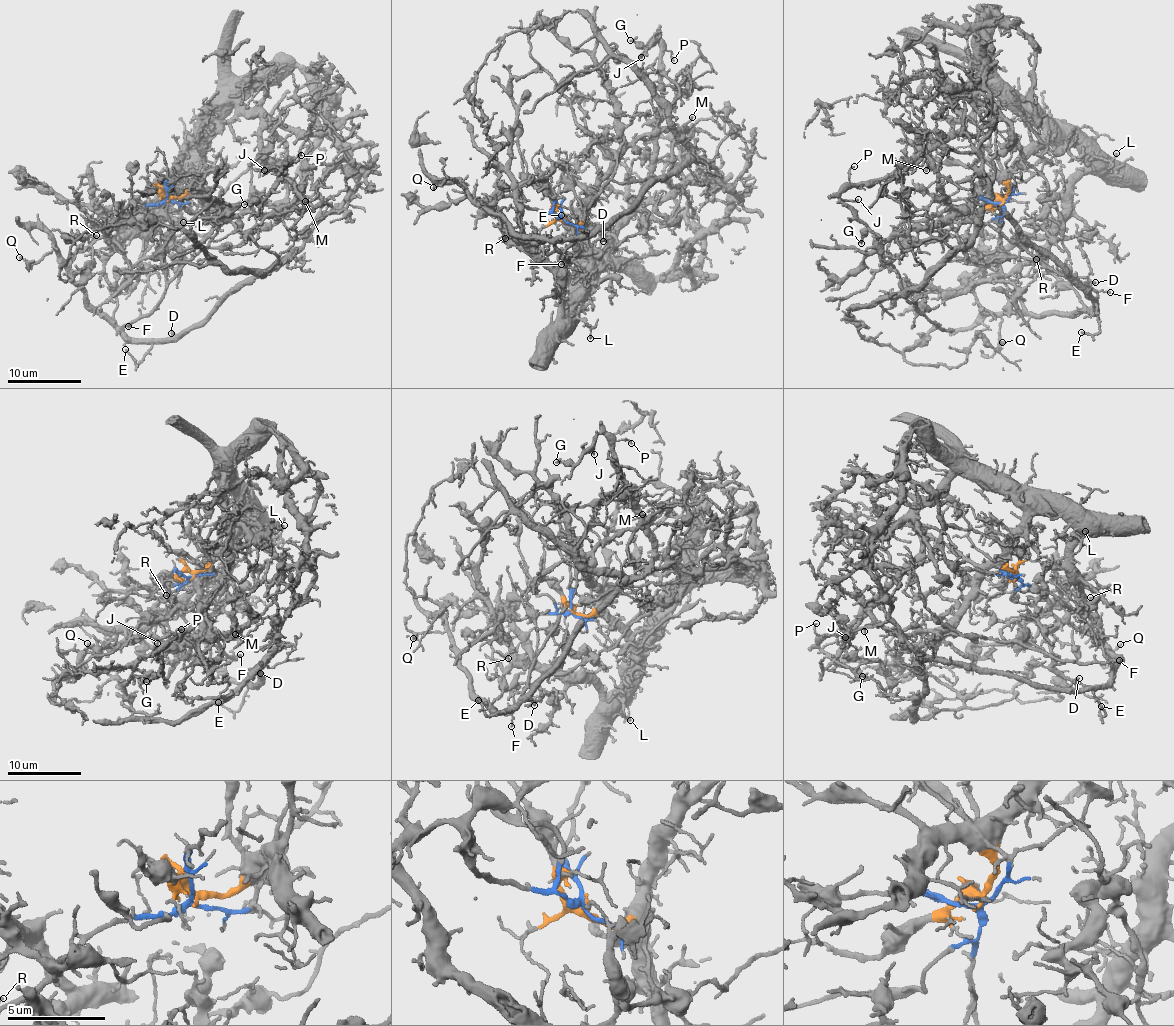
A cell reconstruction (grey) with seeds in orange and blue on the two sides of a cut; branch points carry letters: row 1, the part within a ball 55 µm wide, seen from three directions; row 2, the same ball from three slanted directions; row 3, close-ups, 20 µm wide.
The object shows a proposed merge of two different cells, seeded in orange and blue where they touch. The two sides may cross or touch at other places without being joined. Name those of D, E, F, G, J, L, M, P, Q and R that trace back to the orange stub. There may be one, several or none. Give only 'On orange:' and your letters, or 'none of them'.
On orange: G, J, L, M, P

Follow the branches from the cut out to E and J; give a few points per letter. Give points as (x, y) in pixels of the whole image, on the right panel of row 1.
E: (1002, 202), (998, 264), (1009, 288), (1024, 308), (1038, 314), (1093, 310), (1097, 303), (1099, 330), (1081, 333)
J: (1002, 202), (1043, 129), (987, 78), (960, 93), (962, 130), (839, 194), (858, 199)

